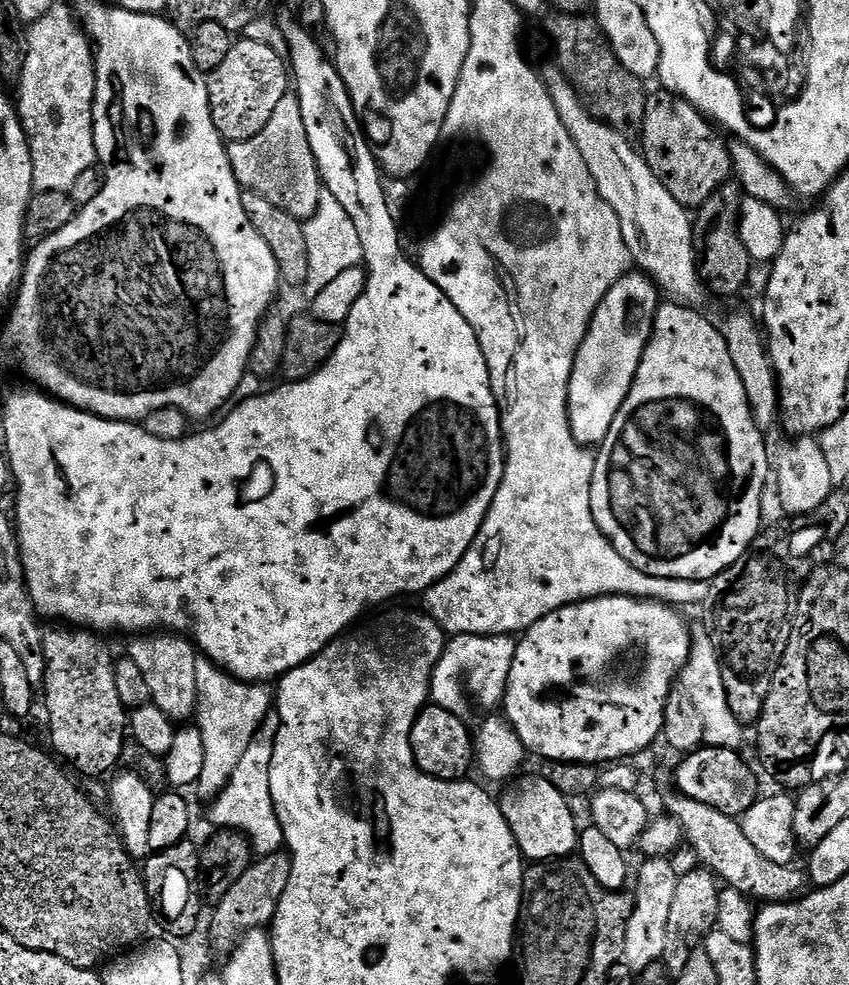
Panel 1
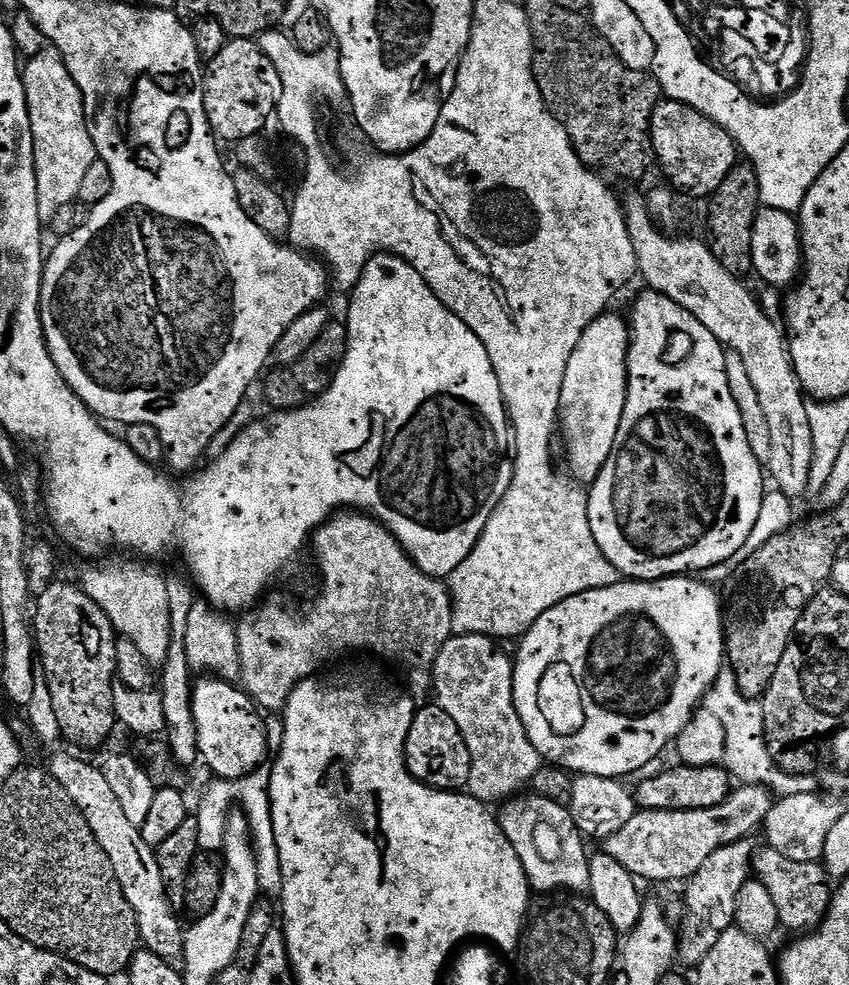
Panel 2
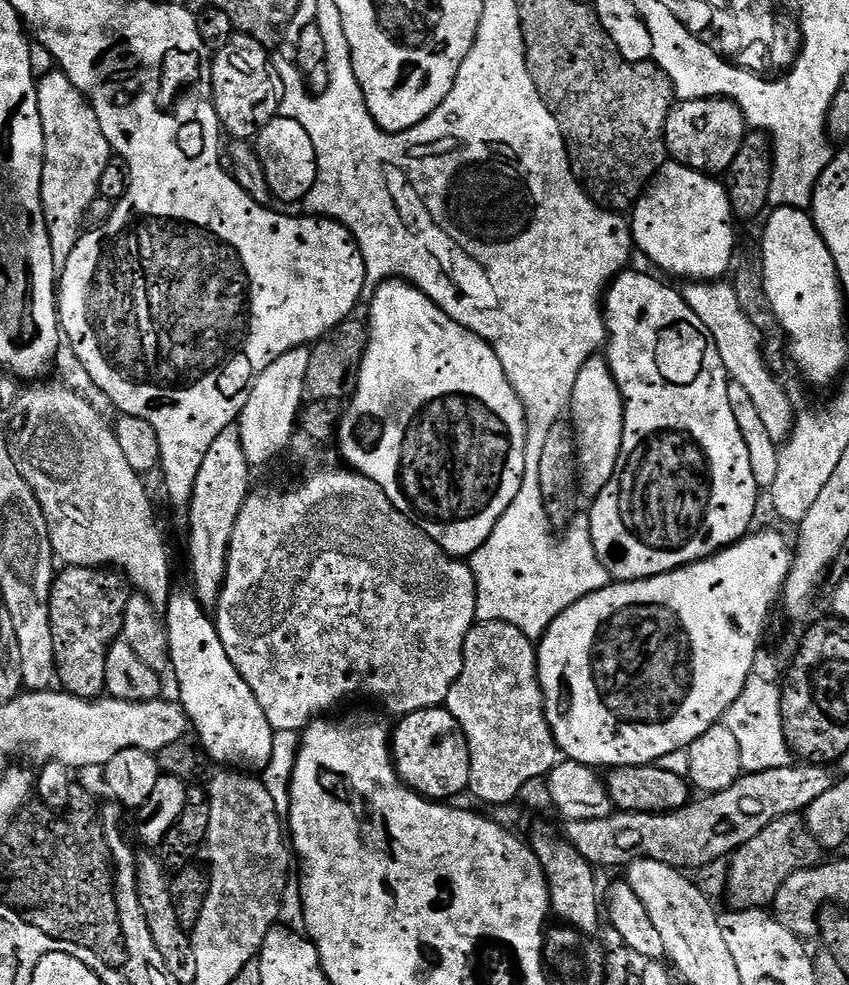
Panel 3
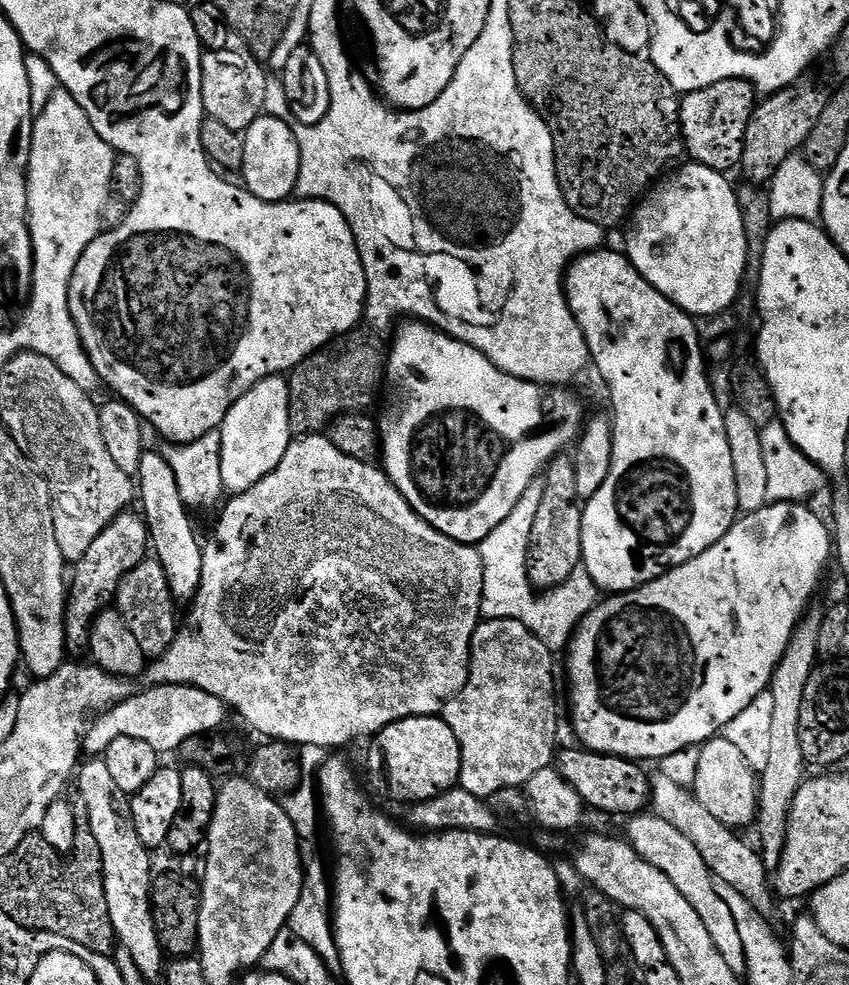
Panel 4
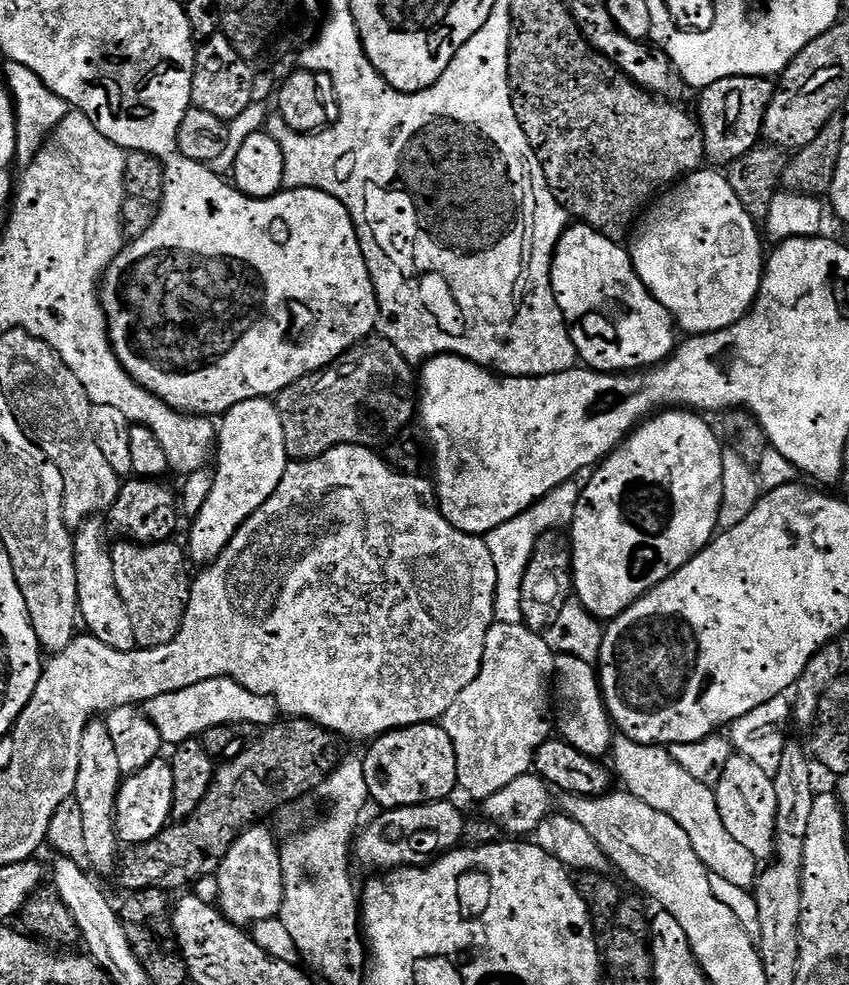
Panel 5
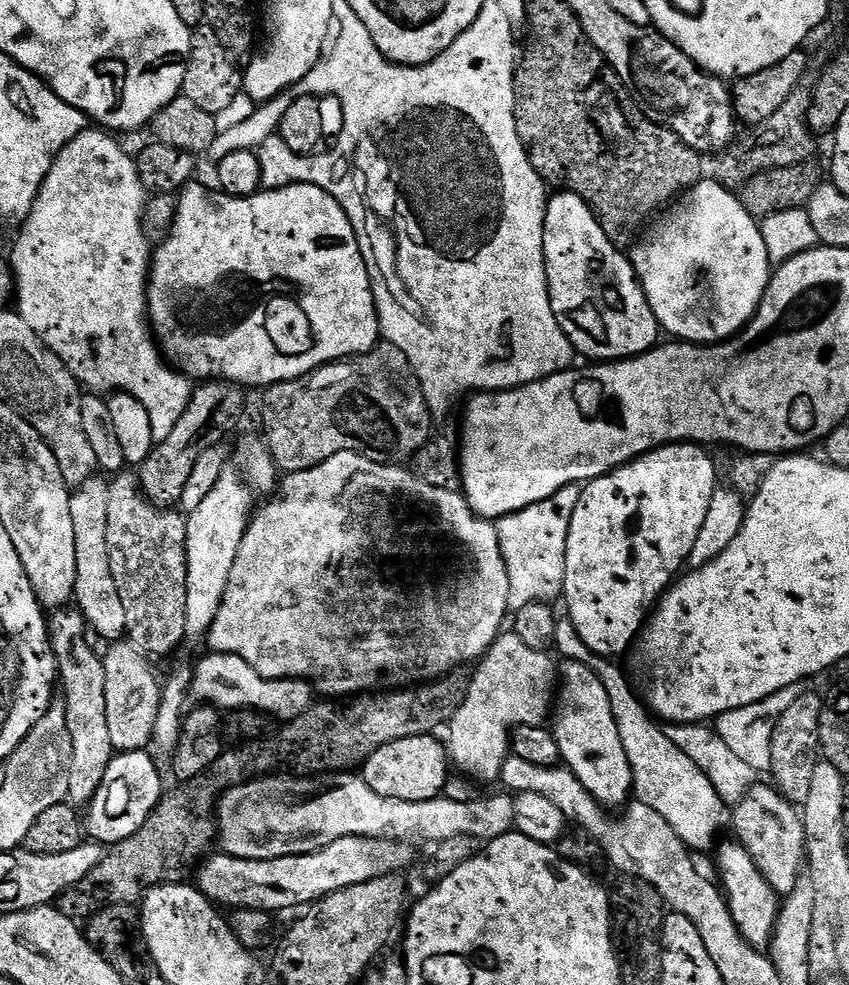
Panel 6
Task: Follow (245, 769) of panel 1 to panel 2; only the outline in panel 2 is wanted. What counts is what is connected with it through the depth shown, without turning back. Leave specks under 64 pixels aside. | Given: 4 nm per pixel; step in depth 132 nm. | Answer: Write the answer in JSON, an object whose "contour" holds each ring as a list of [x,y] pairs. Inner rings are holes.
{"contour":[[[257,770],[251,776],[242,777],[241,780],[213,779],[211,781],[213,784],[205,790],[204,797],[200,800],[200,809],[195,809],[194,815],[198,822],[198,842],[201,849],[206,852],[220,852],[228,832],[228,817],[237,807],[236,800],[240,800],[239,807],[248,818],[248,828],[258,862],[261,893],[279,898],[282,894],[282,866],[274,838],[272,802],[268,798],[269,777],[262,773],[263,771]]]}

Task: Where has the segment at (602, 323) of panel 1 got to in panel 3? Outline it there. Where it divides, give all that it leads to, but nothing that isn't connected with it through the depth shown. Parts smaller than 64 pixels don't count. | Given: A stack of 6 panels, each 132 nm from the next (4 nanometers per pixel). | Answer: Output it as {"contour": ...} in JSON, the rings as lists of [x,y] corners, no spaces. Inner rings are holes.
{"contour":[[[603,355],[591,356],[578,373],[578,382],[574,382],[570,405],[570,423],[576,431],[576,466],[580,495],[585,501],[591,502],[598,494],[602,494],[602,490],[606,490],[606,482],[614,478],[618,454],[622,450],[624,429],[624,399]]]}

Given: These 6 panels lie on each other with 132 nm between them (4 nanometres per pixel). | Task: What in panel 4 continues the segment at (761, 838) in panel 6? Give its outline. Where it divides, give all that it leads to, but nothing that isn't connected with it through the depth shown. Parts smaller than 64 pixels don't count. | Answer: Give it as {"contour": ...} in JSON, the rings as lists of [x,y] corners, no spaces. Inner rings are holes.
{"contour":[[[713,738],[700,748],[698,778],[693,782],[691,791],[695,792],[698,802],[702,802],[702,806],[706,806],[706,810],[728,828],[741,830],[747,824],[748,827],[755,825],[758,772],[732,743],[722,738]]]}

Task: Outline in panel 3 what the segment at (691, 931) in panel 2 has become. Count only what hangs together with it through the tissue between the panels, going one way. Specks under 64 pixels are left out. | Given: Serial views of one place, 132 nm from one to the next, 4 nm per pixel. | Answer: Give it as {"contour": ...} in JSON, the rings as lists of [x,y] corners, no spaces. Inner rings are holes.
{"contour":[[[797,813],[775,819],[761,834],[755,835],[732,853],[728,864],[728,896],[737,909],[767,909],[775,905],[778,890],[795,872],[815,868],[822,860],[822,849],[805,819]]]}

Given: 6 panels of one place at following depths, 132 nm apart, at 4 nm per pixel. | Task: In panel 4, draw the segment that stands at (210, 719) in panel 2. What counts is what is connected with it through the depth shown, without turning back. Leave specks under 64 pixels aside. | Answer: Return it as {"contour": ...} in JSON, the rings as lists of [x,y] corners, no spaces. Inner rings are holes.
{"contour":[[[146,450],[142,454],[142,466],[138,466],[138,504],[142,515],[148,521],[150,548],[154,559],[166,570],[170,582],[170,594],[177,605],[191,605],[198,594],[202,582],[202,554],[204,544],[196,537],[196,528],[192,525],[189,508],[182,502],[178,482],[174,478],[174,469],[166,462],[163,451]]]}

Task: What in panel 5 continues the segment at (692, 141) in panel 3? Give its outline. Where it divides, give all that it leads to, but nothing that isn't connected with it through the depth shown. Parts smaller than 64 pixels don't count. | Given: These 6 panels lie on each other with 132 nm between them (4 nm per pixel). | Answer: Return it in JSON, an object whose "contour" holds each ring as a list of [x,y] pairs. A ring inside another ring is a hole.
{"contour":[[[731,76],[703,89],[700,96],[698,123],[704,135],[704,155],[709,161],[727,166],[742,154],[757,147],[764,131],[766,110],[776,93],[776,84],[762,76]]]}

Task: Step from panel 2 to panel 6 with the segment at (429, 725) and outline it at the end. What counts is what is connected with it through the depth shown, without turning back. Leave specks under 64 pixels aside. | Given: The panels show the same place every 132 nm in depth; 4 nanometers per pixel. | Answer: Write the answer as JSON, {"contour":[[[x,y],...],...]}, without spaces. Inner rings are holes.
{"contour":[[[435,735],[398,738],[374,754],[362,769],[362,775],[370,790],[382,798],[394,798],[402,802],[426,802],[435,800],[443,793],[450,775],[450,761],[447,747],[436,741]]]}

